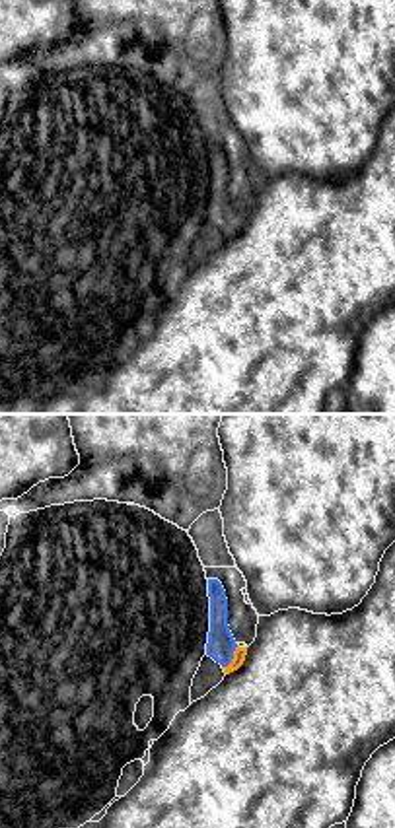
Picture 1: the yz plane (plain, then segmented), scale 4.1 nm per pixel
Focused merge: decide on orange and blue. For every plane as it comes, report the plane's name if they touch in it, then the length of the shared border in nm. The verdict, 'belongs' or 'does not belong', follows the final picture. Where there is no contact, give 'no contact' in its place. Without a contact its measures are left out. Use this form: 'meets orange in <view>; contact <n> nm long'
meets orange in yz; contact 120 nm long

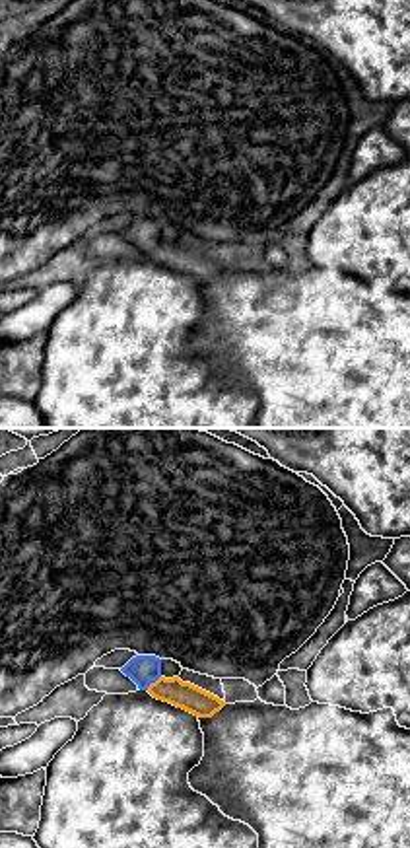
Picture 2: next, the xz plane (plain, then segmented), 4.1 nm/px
meets orange in xz; contact 90 nm long

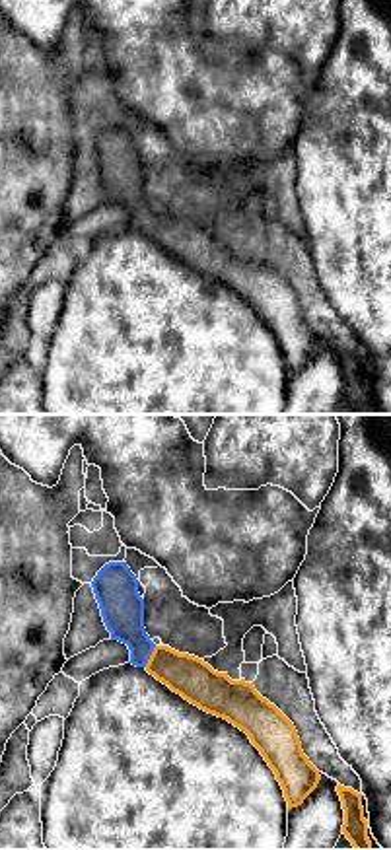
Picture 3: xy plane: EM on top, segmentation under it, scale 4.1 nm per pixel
meets orange in xy; contact 100 nm long

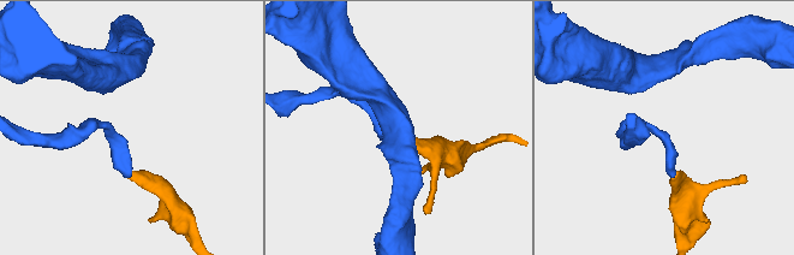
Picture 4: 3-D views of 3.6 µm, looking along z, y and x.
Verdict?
belongs

